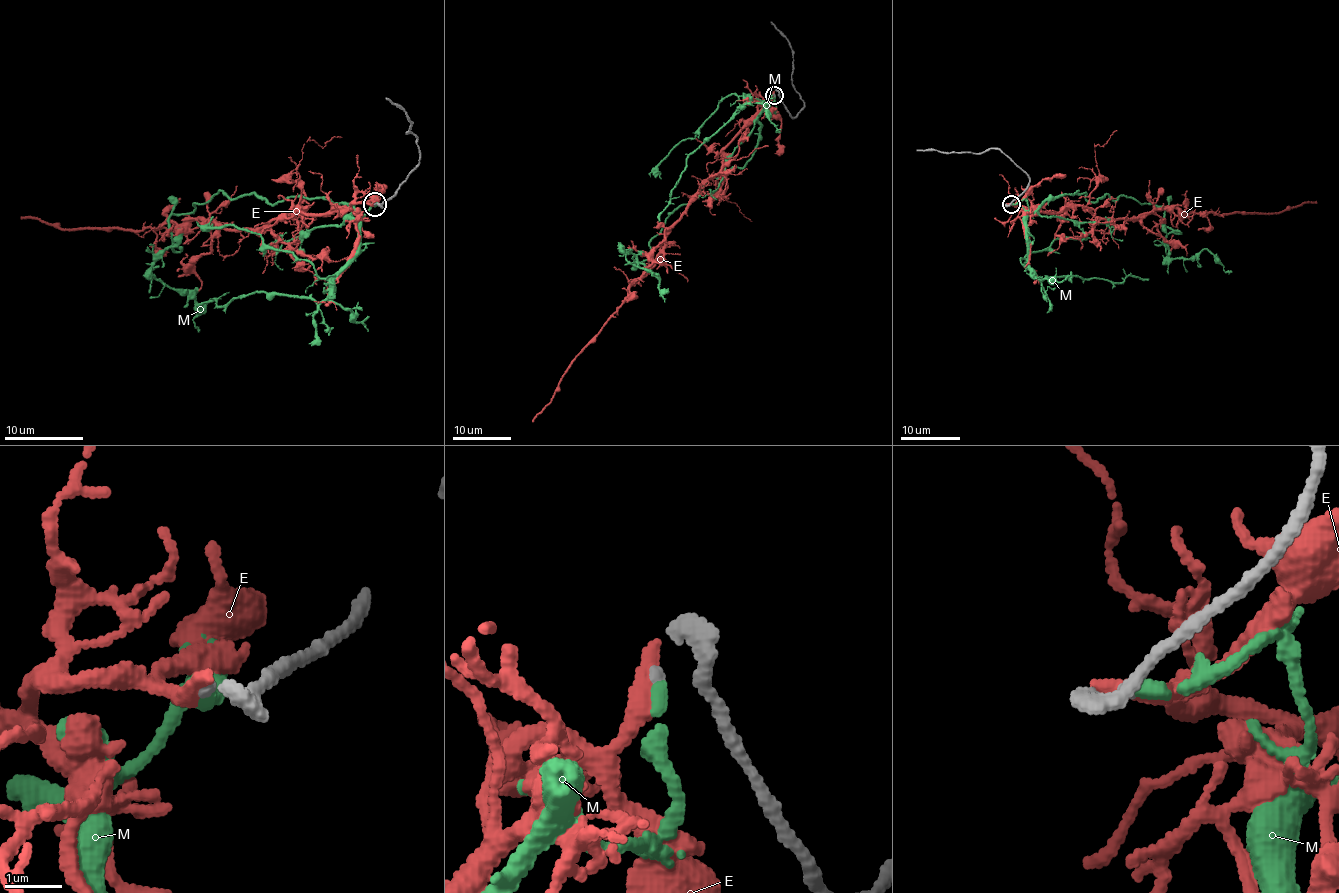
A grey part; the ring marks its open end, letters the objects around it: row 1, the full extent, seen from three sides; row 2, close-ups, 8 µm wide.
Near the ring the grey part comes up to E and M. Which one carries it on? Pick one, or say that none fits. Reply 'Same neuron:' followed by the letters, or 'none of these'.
Same neuron: M

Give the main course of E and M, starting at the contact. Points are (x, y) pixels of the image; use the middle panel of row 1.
E: (774, 94), (730, 143), (722, 170), (703, 182), (667, 233), (656, 264), (630, 286), (625, 302), (532, 422)
M: (774, 96), (741, 168), (709, 178), (676, 208), (641, 261), (623, 252), (654, 274), (664, 301)

